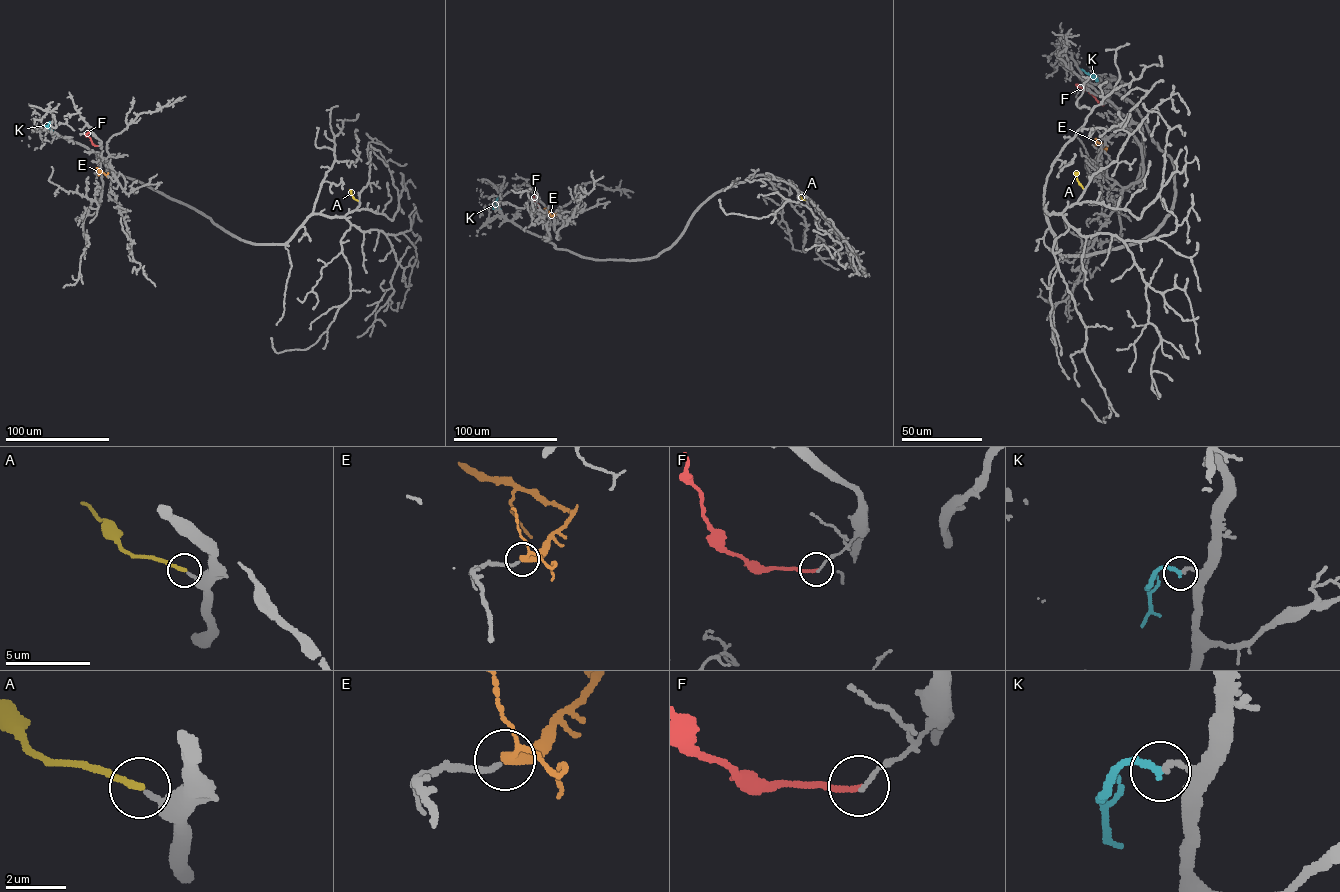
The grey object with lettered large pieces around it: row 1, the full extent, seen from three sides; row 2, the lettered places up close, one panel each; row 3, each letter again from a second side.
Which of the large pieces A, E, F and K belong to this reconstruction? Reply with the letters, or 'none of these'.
A, E

